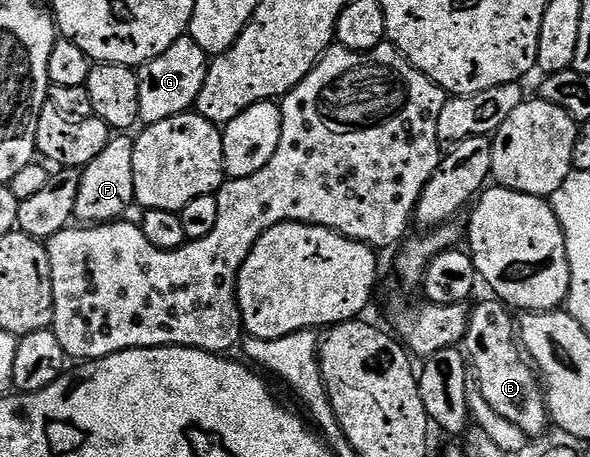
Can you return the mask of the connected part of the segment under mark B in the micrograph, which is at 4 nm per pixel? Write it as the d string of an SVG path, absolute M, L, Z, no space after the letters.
M499 298L487 299L472 308L472 317L462 345L470 361L471 371L475 371L475 383L484 380L484 386L479 390L481 394L488 392L486 402L492 400L490 406L494 411L514 426L518 426L528 438L545 435L550 421L541 381L533 365L522 355L518 332L514 327L514 320L508 317L509 309L504 301Z

